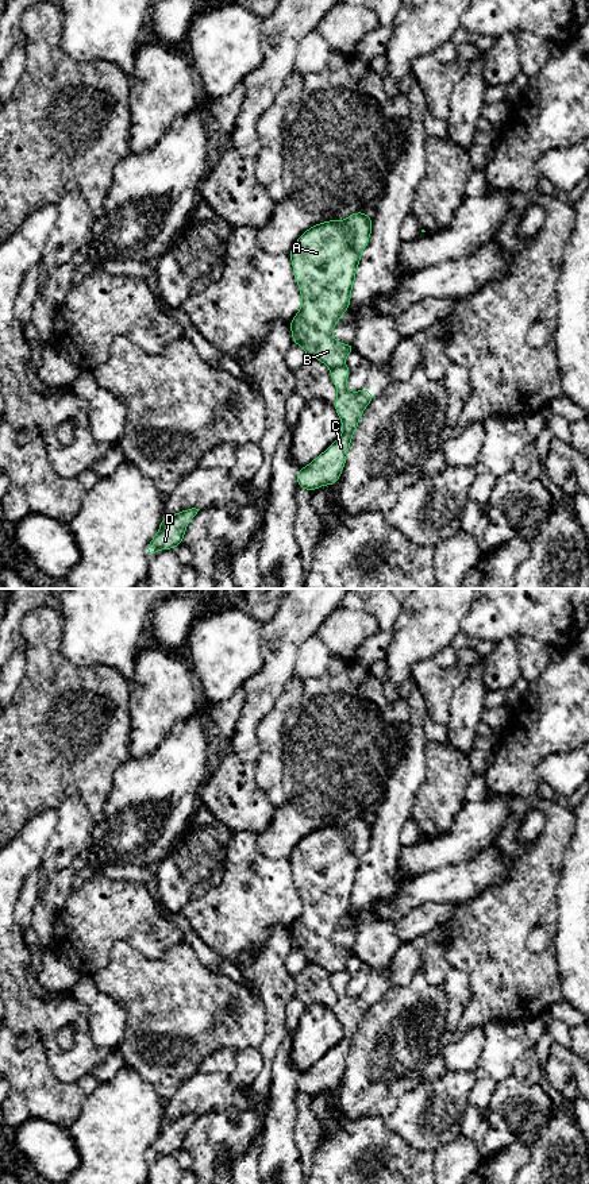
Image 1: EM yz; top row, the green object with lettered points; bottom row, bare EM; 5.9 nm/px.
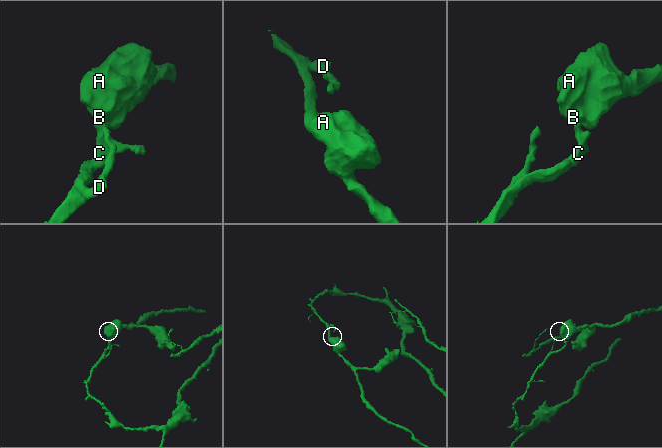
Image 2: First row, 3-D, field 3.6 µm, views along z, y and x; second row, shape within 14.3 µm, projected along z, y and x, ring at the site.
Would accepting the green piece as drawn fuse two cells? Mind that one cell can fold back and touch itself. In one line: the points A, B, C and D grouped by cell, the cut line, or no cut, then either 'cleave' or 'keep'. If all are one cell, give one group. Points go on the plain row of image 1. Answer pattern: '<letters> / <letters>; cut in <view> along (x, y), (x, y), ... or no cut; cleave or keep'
A B / C D; cut in yz along (343, 968), (331, 975); cleave

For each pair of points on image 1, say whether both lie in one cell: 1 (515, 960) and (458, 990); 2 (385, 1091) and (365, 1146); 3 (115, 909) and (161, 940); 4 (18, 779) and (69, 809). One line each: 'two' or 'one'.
1: two
2: two
3: one
4: two

